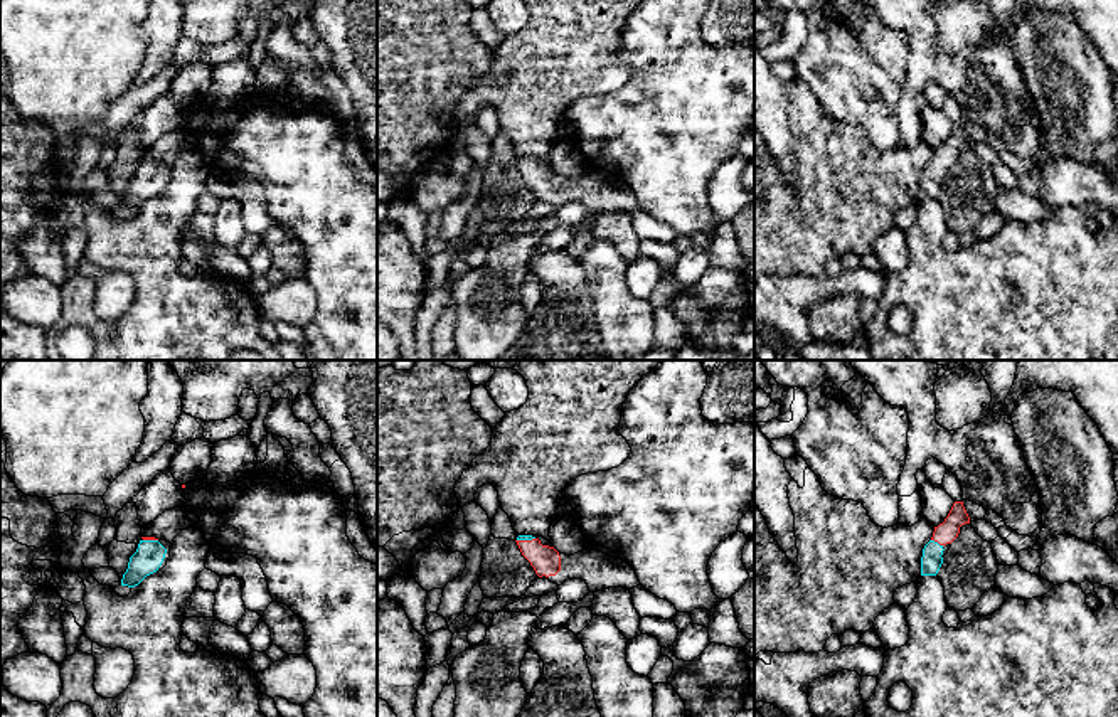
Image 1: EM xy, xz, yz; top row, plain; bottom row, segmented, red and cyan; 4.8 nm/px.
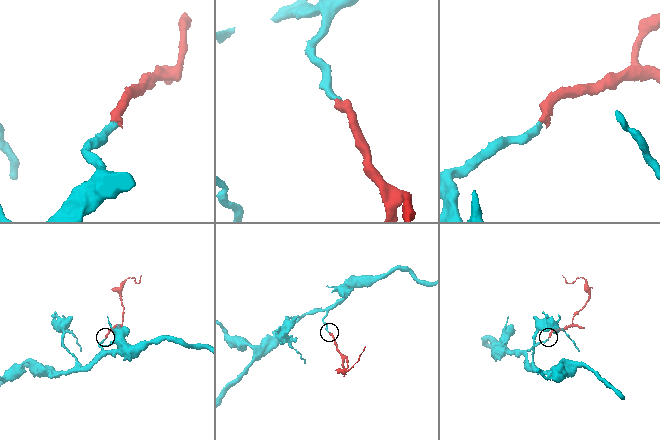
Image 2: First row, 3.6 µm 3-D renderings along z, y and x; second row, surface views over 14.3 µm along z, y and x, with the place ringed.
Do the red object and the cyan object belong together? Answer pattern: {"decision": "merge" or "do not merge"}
{"decision": "merge"}

